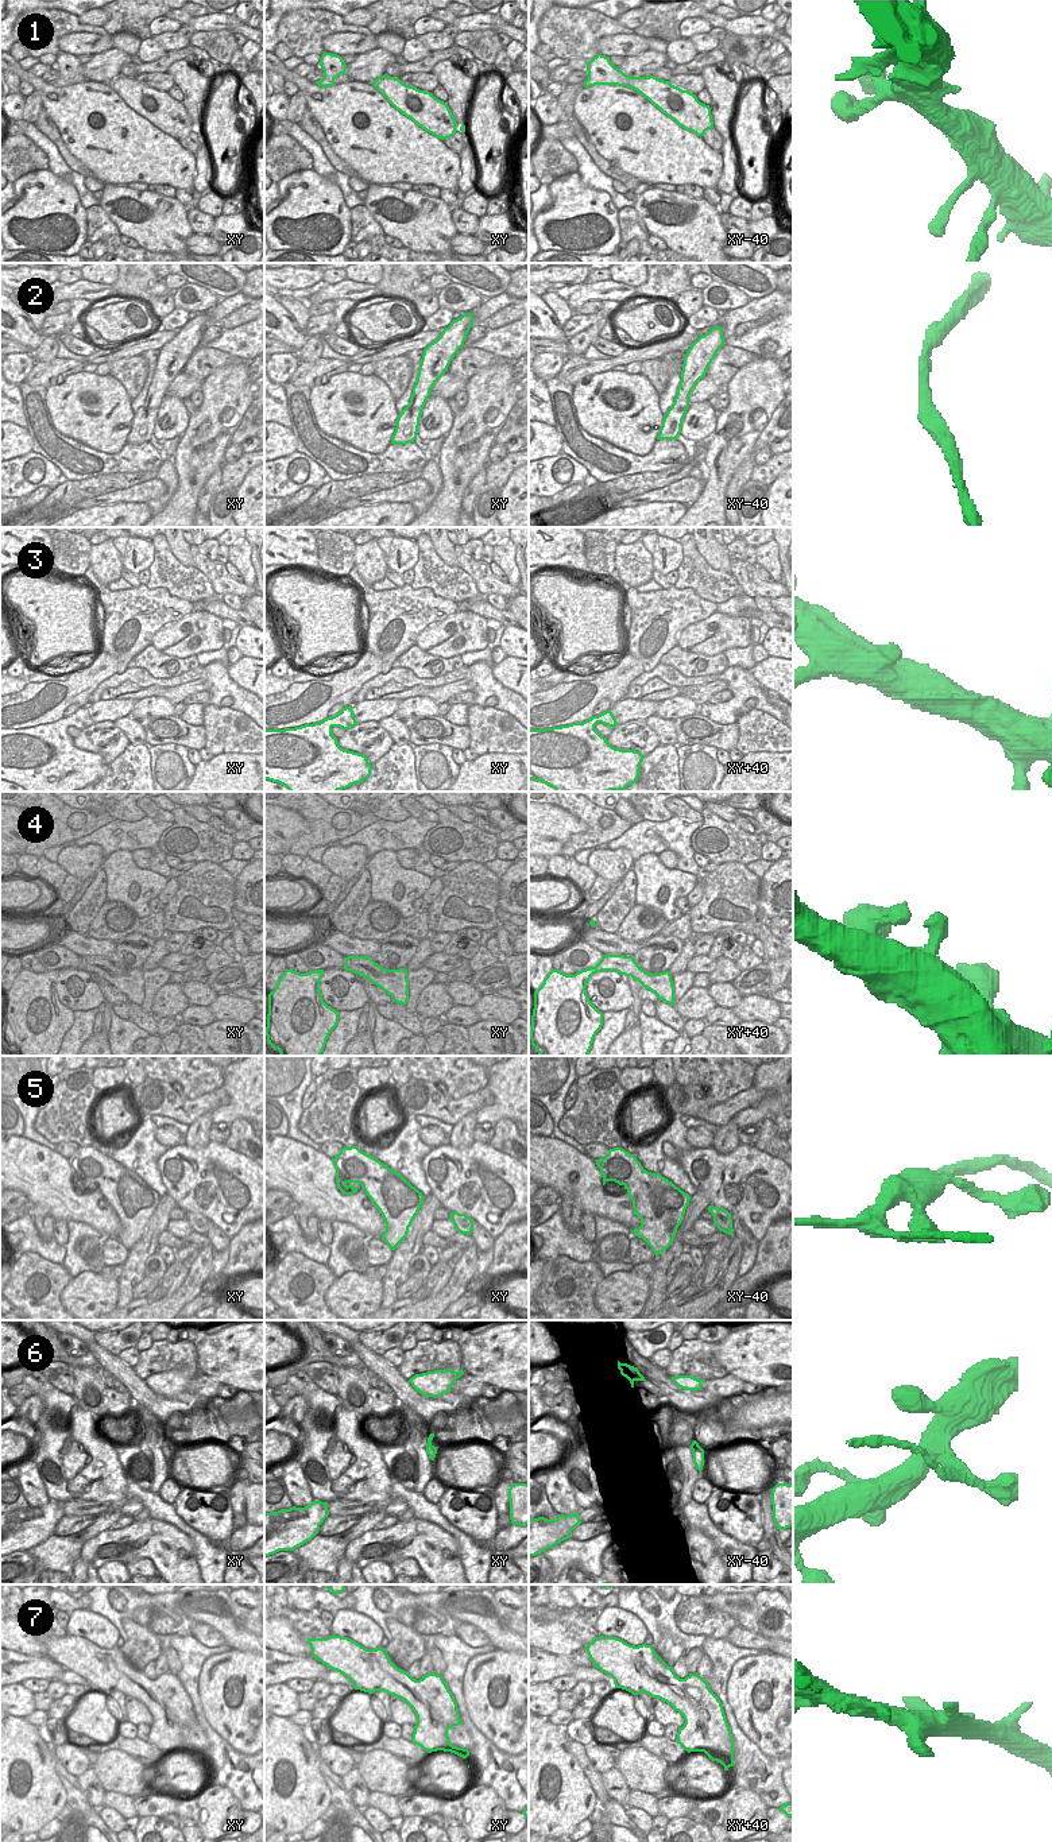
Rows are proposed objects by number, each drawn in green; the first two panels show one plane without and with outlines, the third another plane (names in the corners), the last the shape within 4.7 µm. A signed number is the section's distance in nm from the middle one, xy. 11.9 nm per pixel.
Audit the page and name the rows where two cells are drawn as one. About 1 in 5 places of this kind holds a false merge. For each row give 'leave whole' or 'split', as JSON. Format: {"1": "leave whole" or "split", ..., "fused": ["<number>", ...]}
{"1": "leave whole", "2": "leave whole", "3": "leave whole", "4": "leave whole", "5": "leave whole", "6": "leave whole", "7": "leave whole", "fused": []}

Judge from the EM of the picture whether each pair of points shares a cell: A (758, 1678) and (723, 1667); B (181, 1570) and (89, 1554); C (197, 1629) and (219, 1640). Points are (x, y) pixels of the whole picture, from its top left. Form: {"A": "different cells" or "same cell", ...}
{"A": "different cells", "B": "same cell", "C": "same cell"}

